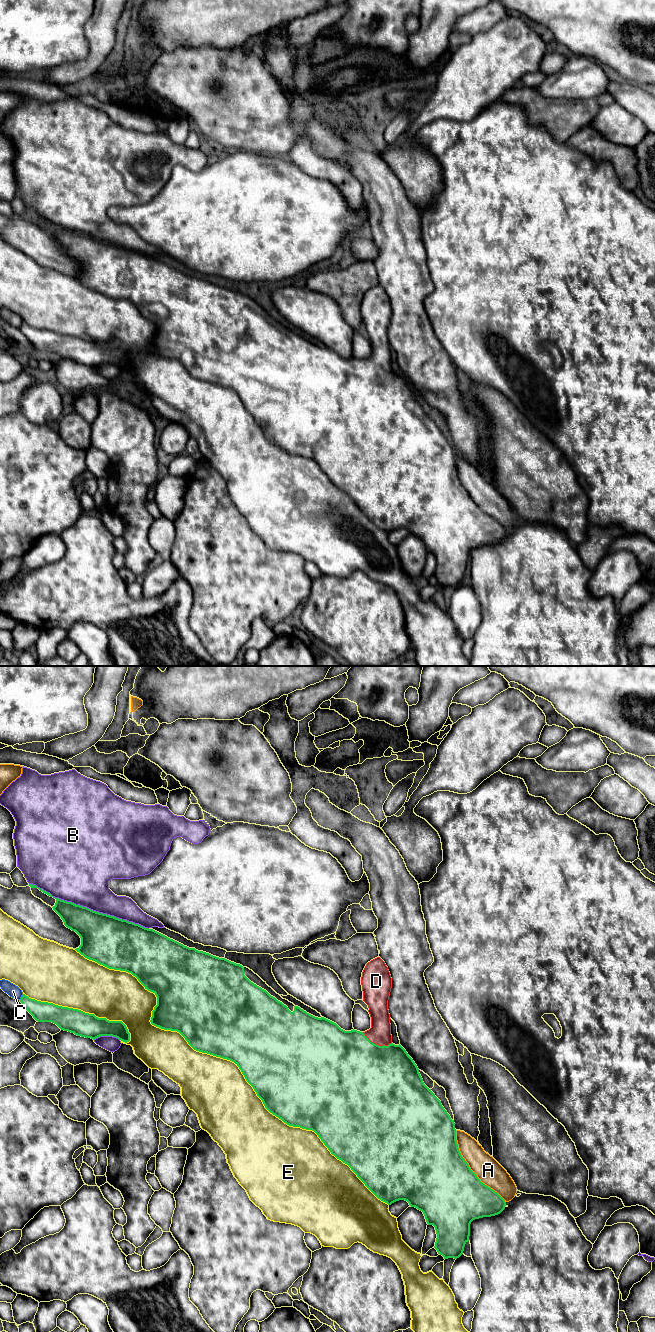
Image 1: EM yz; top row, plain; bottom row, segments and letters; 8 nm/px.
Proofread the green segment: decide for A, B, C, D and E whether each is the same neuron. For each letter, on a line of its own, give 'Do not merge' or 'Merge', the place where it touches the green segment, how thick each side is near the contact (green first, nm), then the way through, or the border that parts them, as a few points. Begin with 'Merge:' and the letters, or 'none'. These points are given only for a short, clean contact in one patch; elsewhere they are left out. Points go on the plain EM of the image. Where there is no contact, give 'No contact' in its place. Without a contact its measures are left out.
Merge: D
A: Do not merge. Touches green at yz (469, 496). Thickness 500 nm (green) against 200 nm
B: Do not merge. Touches green at yz (88, 236). Thickness 340 nm (green) against 420 nm
C: Do not merge. Touches green at yz (21, 325). Thickness 160 nm (green) against 100 nm
D: Merge. Touches green at yz (376, 372). Thickness 500 nm (green) against 180 nm. Path across: yz (365, 401), (376, 372), (380, 360)
E: Do not merge. Touches green at yz (224, 386). Thickness 500 nm (green) against 500 nm

